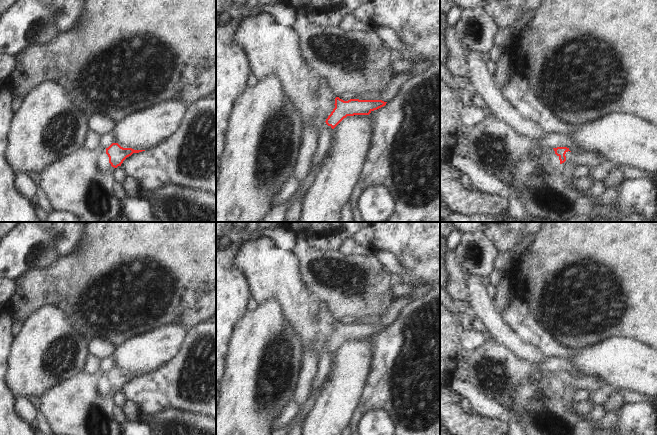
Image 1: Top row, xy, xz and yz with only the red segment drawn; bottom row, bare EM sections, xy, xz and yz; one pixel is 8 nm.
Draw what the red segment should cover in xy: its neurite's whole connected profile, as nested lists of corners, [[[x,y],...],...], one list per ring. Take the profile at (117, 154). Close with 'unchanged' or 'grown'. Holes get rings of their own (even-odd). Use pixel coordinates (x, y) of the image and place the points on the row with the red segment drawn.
[[[112,143],[108,148],[92,151],[82,147],[74,153],[57,159],[39,173],[38,187],[47,196],[53,211],[72,213],[80,222],[112,222],[119,215],[119,205],[111,190],[114,169],[133,153],[145,150],[123,148]]] | grown

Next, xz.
[[[257,9],[254,10],[257,11],[255,15],[245,17],[238,16],[239,23],[234,39],[244,49],[248,58],[251,60],[251,74],[253,74],[257,80],[263,80],[270,74],[275,74],[280,78],[283,82],[284,94],[291,98],[302,116],[303,127],[307,124],[308,120],[316,114],[318,118],[315,120],[314,126],[318,131],[324,127],[331,127],[334,129],[347,116],[369,115],[372,111],[386,105],[387,102],[382,100],[350,99],[344,101],[337,97],[329,88],[326,79],[307,64],[300,51],[300,42],[297,33],[293,29],[280,25],[272,15]]] | grown

